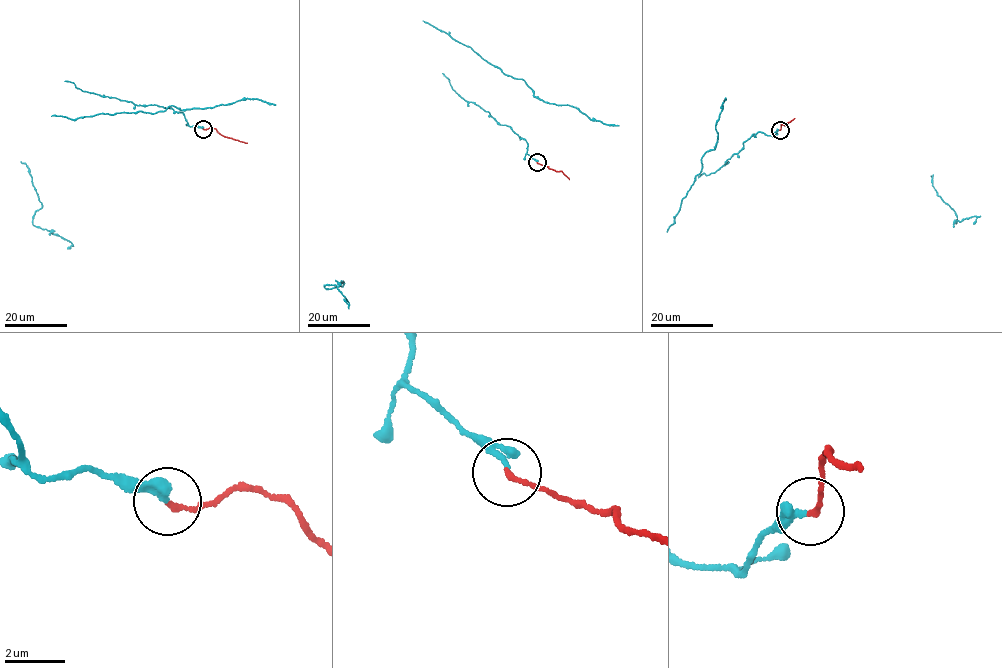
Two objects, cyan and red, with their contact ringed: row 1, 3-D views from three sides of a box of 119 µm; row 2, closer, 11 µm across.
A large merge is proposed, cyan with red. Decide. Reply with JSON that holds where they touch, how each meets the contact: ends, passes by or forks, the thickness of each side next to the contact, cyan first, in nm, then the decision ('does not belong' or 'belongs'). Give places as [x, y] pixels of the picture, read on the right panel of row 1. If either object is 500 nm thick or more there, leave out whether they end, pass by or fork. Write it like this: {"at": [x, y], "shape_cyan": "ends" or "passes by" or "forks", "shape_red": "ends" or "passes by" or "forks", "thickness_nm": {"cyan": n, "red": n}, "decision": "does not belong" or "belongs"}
{"at": [780, 130], "shape_cyan": "ends", "shape_red": "ends", "thickness_nm": {"cyan": 280, "red": 170}, "decision": "belongs"}

